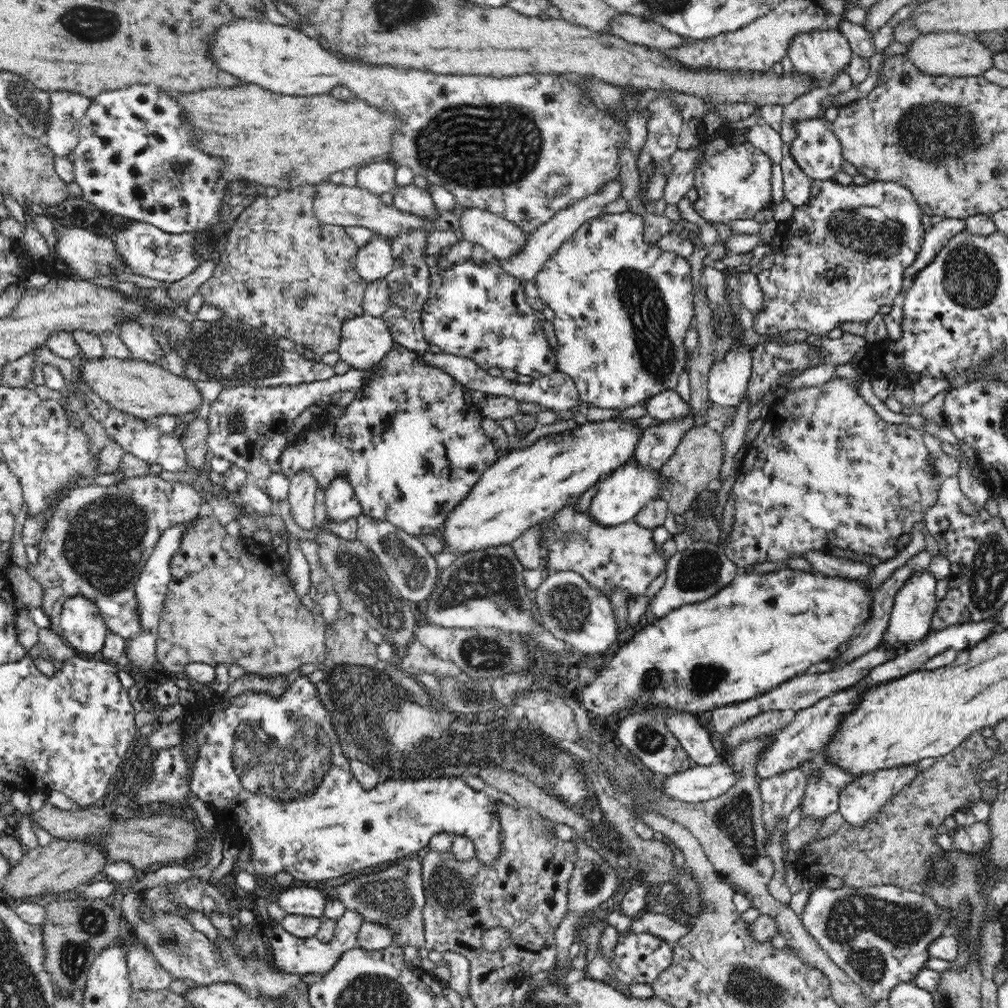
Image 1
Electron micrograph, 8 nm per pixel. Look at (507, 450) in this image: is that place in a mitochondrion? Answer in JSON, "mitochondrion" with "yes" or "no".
{"mitochondrion":"no"}

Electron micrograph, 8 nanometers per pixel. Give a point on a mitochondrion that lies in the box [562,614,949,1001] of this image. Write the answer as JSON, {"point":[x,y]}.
{"point":[863,925]}

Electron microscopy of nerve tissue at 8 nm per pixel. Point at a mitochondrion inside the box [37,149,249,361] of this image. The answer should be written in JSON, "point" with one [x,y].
{"point":[102,258]}

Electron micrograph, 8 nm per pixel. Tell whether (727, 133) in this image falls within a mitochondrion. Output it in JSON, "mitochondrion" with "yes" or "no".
{"mitochondrion":"no"}

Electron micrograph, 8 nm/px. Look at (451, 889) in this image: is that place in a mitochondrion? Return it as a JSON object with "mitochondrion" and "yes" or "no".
{"mitochondrion":"yes"}

